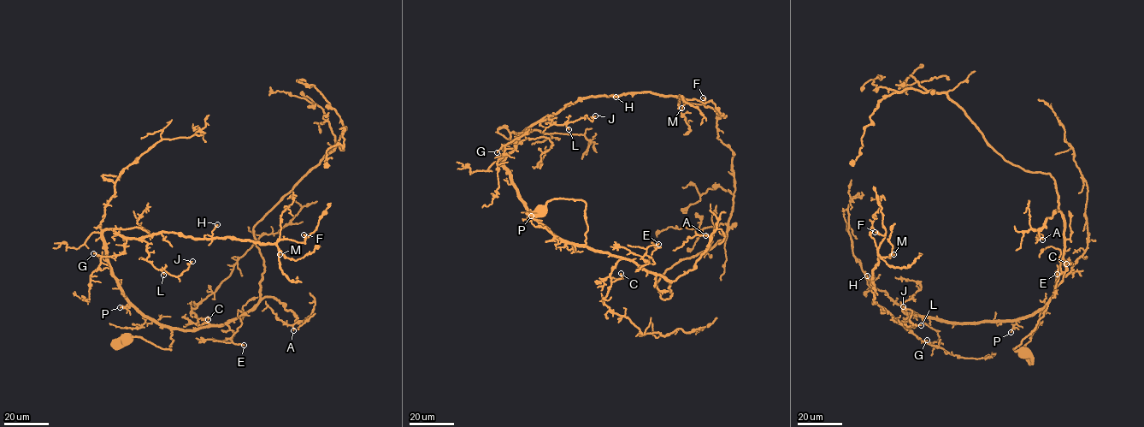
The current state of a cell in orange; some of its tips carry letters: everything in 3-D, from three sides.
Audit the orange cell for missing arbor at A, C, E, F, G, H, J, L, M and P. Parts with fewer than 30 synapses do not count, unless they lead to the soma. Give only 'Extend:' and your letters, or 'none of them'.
Extend: none of them

